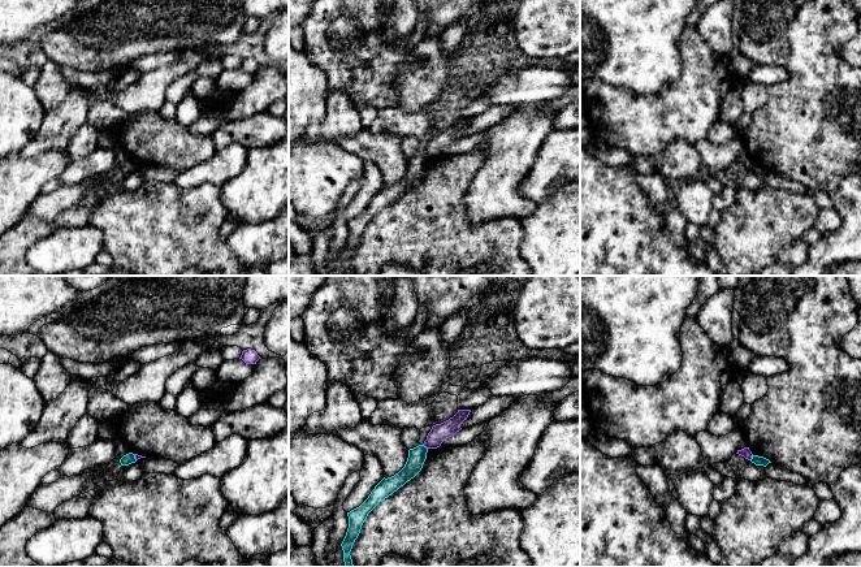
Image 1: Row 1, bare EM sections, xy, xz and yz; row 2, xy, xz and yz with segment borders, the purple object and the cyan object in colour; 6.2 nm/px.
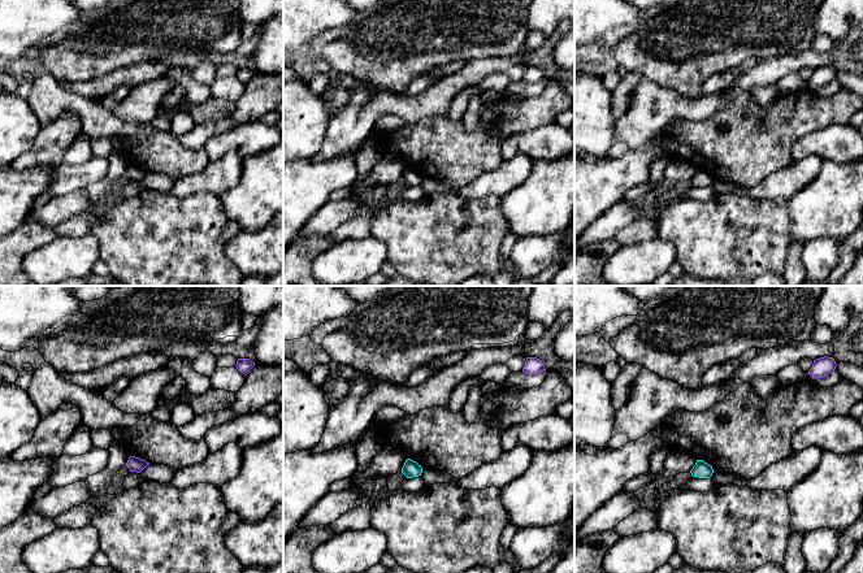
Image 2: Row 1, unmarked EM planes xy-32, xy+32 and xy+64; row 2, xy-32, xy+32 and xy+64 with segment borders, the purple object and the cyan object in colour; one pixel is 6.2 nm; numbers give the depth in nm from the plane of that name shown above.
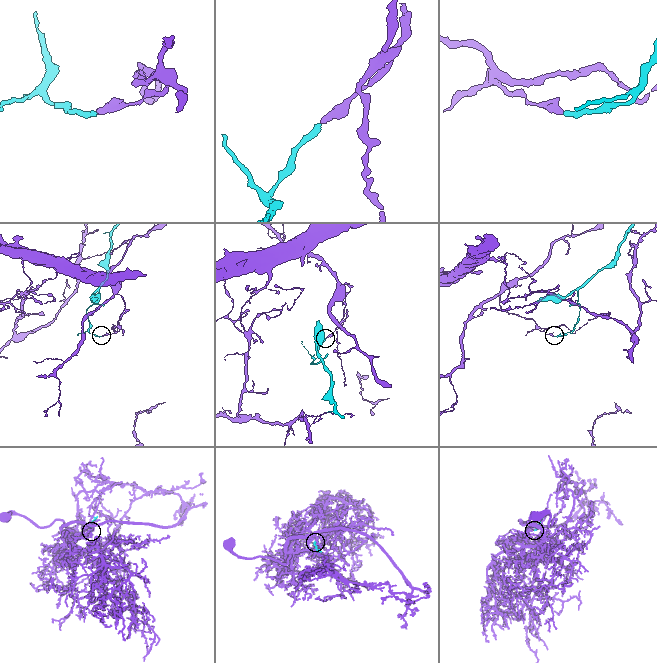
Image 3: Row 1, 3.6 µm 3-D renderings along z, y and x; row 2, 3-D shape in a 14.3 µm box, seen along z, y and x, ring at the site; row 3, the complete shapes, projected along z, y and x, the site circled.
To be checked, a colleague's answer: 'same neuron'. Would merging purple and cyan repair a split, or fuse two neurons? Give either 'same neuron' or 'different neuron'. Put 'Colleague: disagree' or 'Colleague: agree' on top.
Colleague: disagree
different neuron

